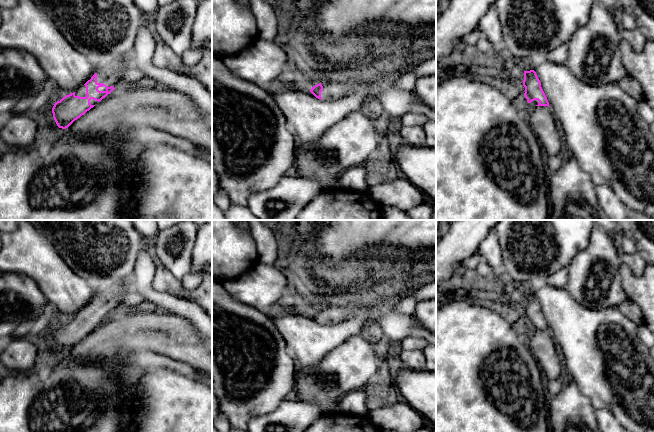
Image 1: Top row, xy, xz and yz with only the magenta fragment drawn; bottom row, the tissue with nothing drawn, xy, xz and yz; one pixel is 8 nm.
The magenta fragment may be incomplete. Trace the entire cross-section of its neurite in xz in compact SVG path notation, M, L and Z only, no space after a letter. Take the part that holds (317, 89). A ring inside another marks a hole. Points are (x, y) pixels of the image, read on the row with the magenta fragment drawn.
M343 79L323 81L310 89L310 92L321 100L337 100L352 91L353 83Z

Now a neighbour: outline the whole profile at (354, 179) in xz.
M364 166L344 171L337 181L336 188L367 193L370 186L367 184L367 171Z

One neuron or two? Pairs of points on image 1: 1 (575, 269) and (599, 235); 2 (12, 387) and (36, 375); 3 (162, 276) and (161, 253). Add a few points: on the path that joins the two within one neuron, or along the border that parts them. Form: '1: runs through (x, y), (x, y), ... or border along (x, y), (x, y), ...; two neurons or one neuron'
1: runs through (583, 261), (599, 243); one neuron
2: runs through (18, 387), (24, 387), (30, 381); one neuron
3: border along (157, 261), (179, 280); two neurons

